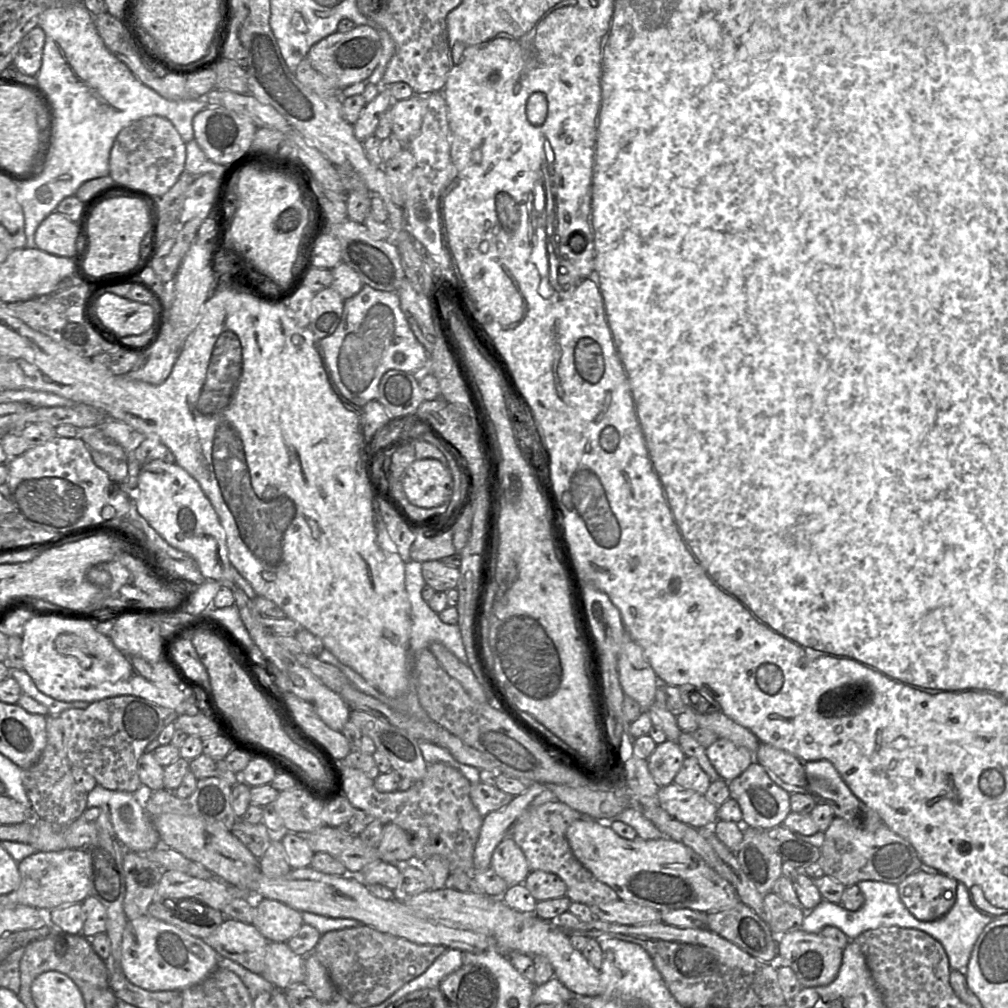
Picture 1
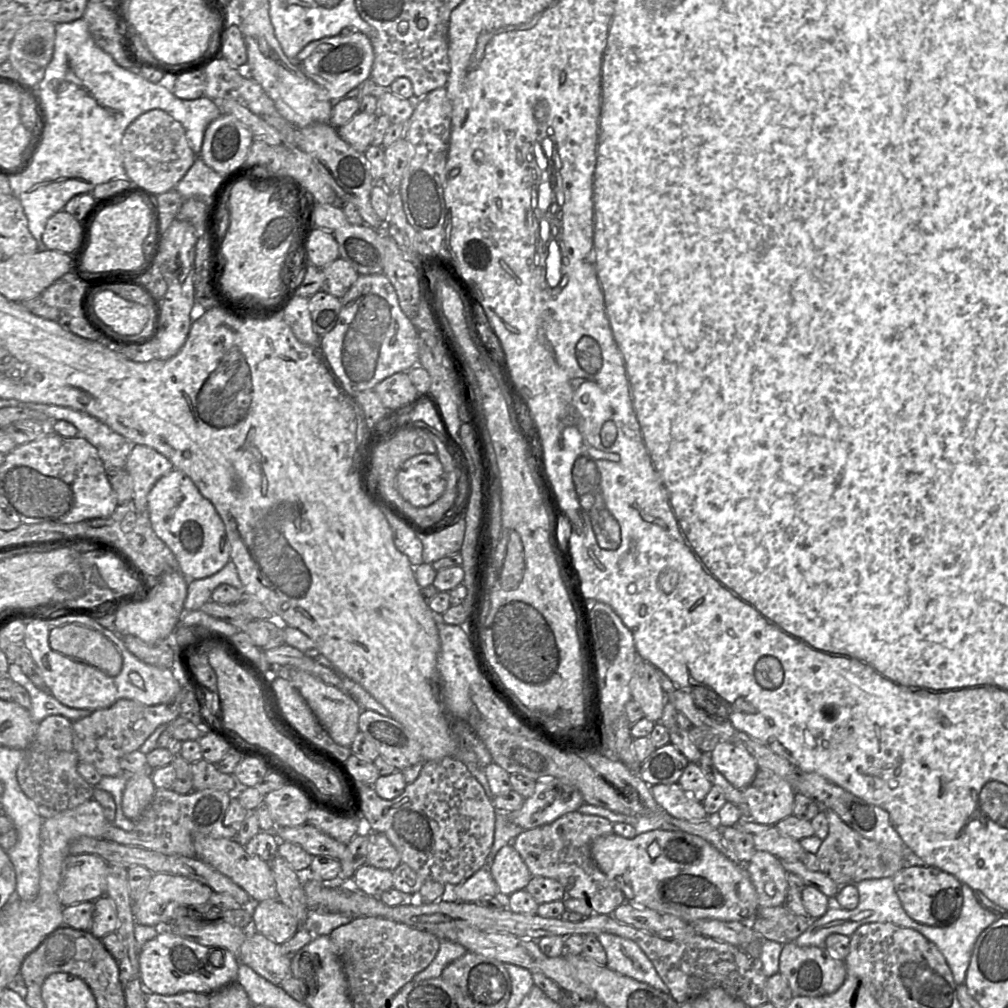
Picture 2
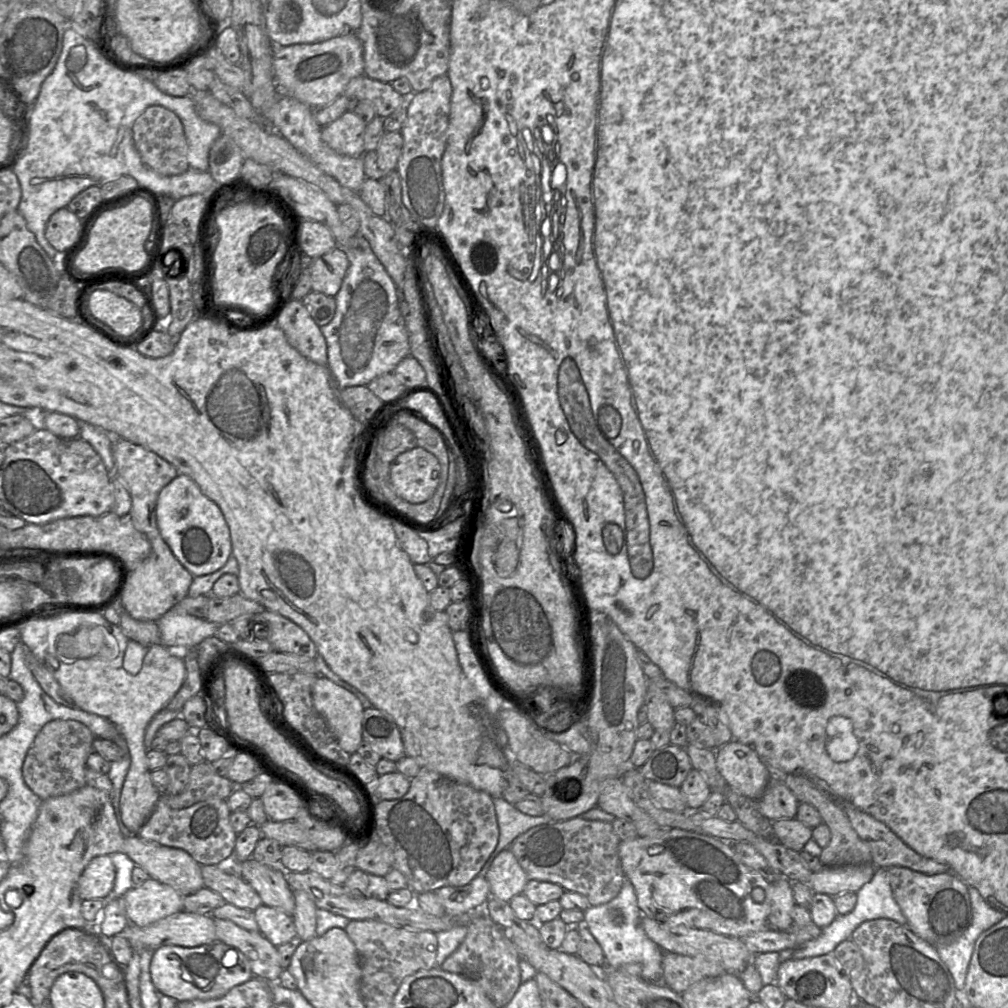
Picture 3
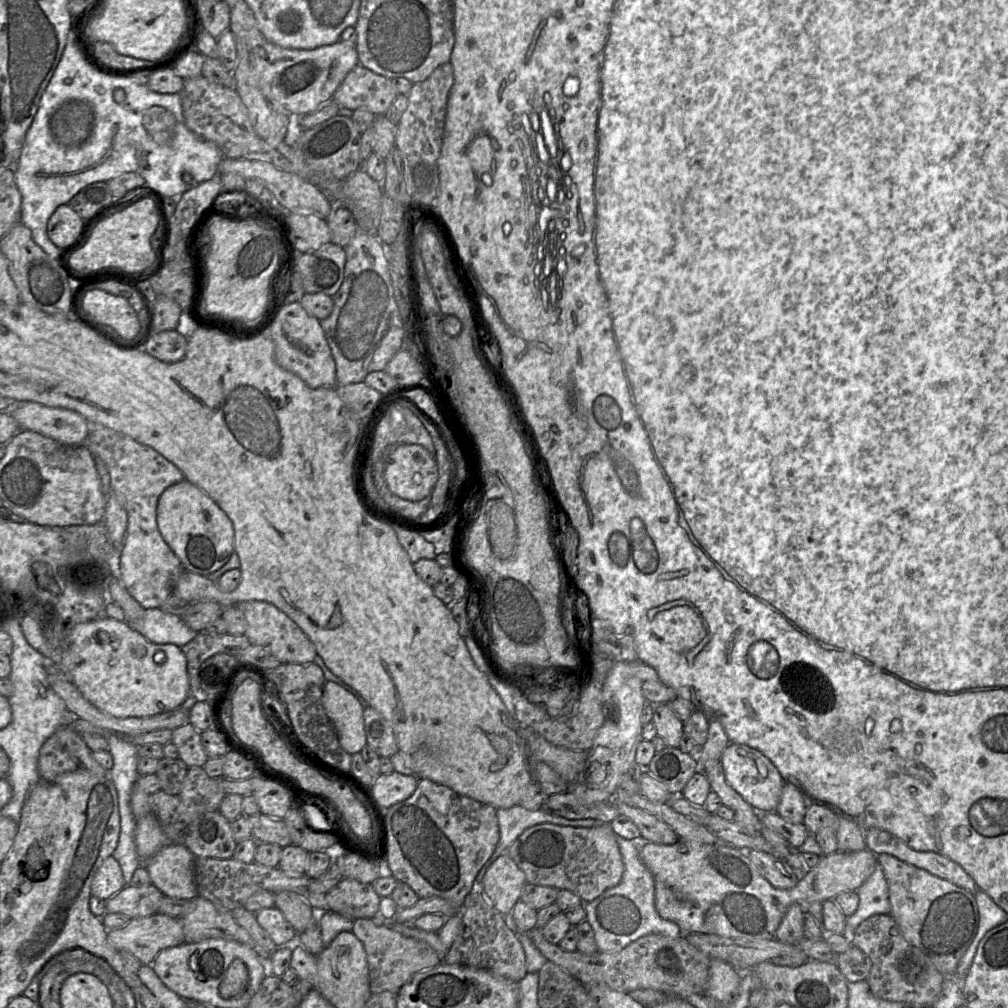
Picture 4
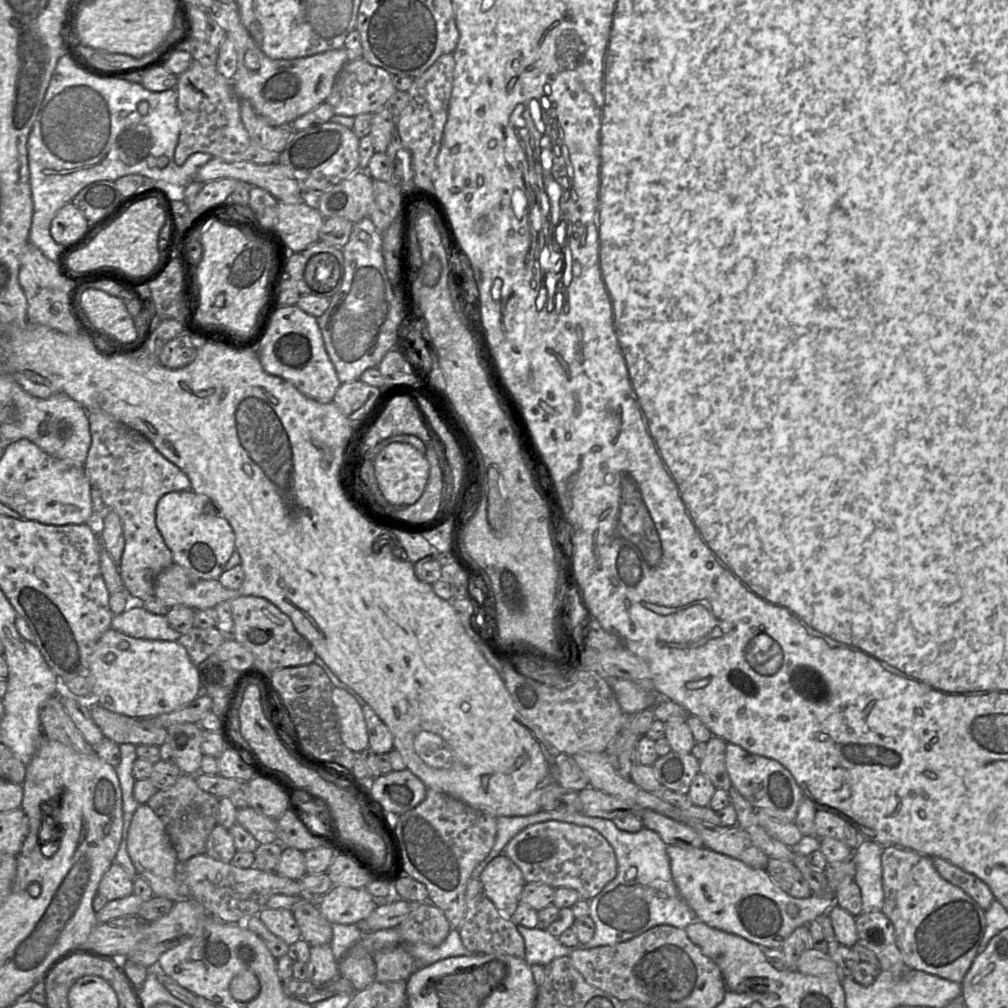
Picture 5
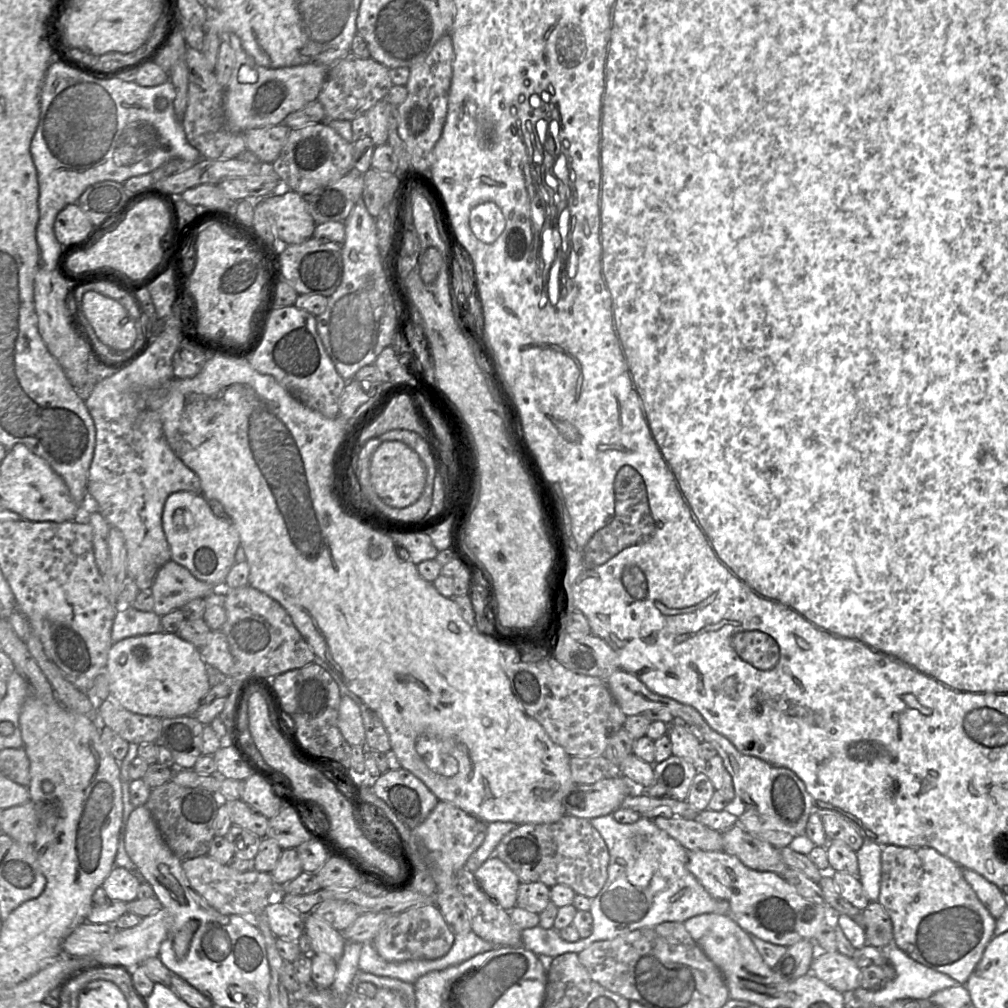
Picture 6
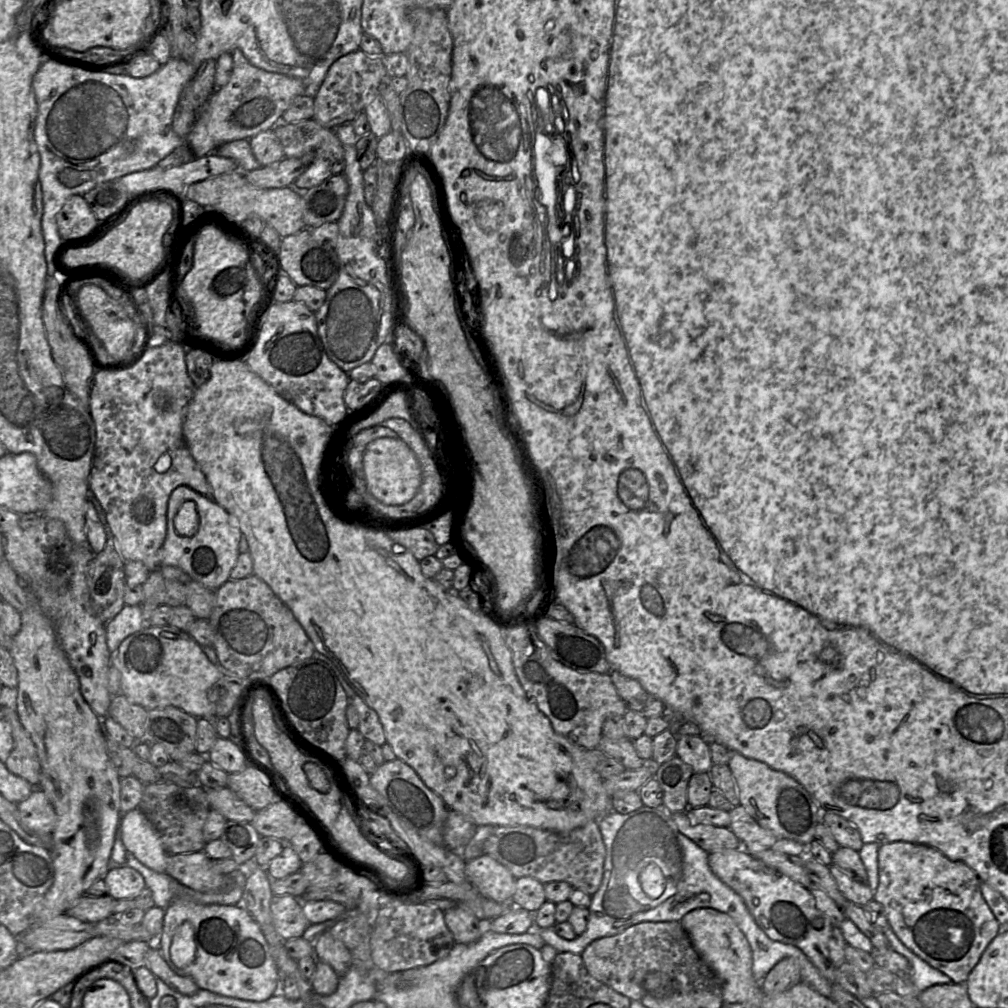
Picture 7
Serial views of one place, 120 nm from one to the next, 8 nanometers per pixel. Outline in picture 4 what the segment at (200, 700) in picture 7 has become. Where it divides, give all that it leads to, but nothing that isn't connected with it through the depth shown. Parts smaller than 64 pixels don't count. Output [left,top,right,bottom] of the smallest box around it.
[55,616,189,718]

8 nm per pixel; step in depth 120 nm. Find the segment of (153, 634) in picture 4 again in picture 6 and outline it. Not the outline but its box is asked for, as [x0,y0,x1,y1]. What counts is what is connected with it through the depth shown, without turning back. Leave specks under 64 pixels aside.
[111,606,163,643]

